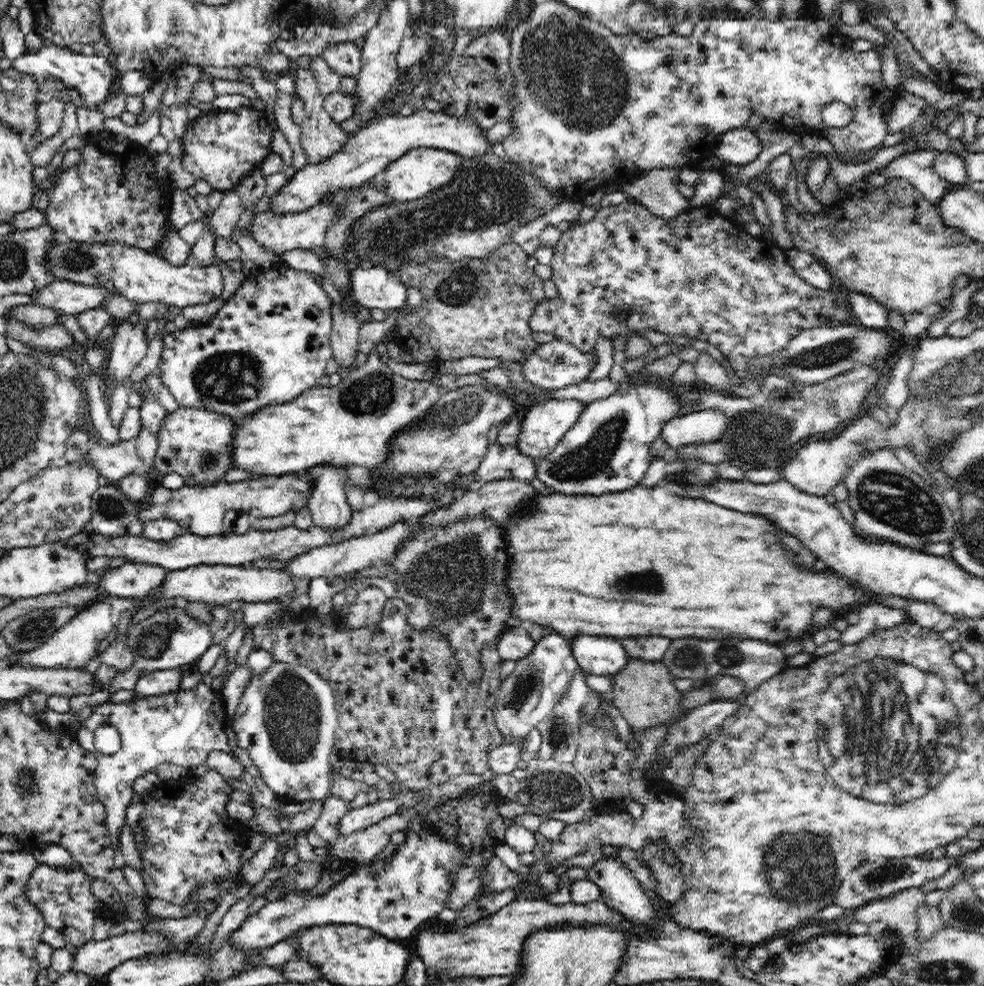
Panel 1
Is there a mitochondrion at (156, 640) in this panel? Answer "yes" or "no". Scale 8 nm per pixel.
yes

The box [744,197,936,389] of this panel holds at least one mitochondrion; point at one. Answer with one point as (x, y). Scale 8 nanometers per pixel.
(836, 351)

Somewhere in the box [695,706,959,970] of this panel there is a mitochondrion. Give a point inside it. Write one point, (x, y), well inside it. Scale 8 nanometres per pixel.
(799, 870)

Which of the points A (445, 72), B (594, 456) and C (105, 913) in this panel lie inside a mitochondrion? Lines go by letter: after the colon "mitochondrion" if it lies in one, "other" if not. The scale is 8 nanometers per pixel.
A: other
B: mitochondrion
C: other

